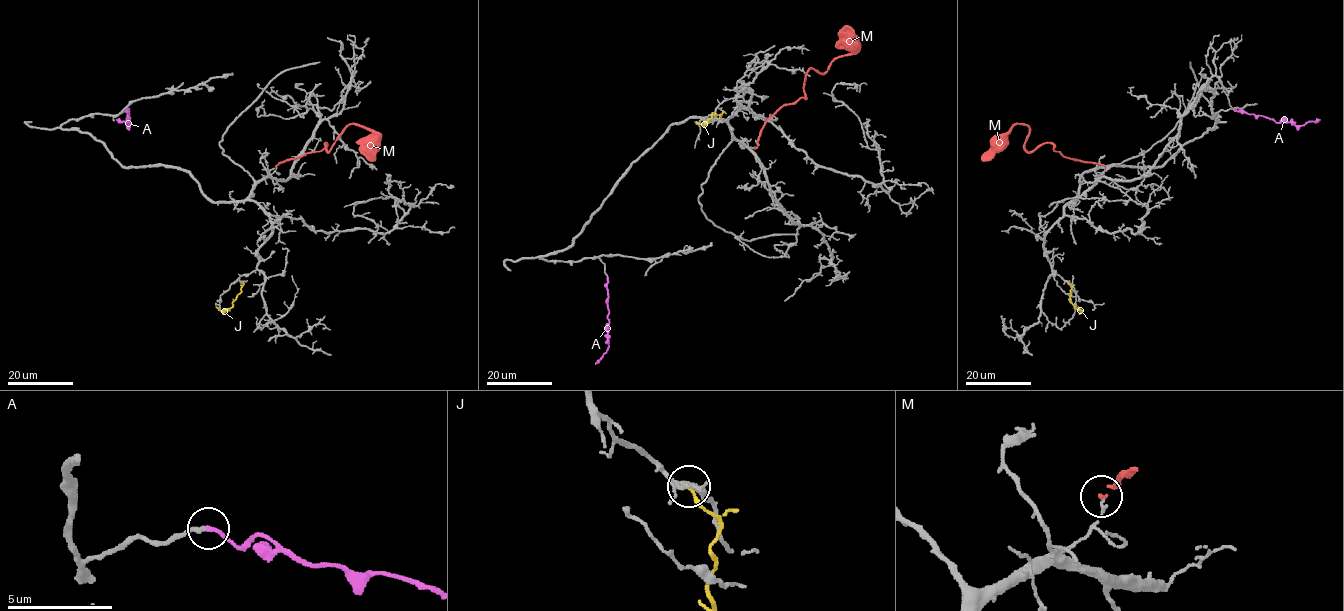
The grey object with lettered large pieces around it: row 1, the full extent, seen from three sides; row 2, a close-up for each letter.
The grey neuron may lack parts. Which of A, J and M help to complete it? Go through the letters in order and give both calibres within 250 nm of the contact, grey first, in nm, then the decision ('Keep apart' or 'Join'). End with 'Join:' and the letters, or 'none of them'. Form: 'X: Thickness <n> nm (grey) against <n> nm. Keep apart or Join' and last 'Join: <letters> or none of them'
A: Thickness 220 nm (grey) against 220 nm. Join
J: Thickness 120 nm (grey) against 150 nm. Keep apart
M: Thickness 150 nm (grey) against 100 nm. Keep apart
Join: A

